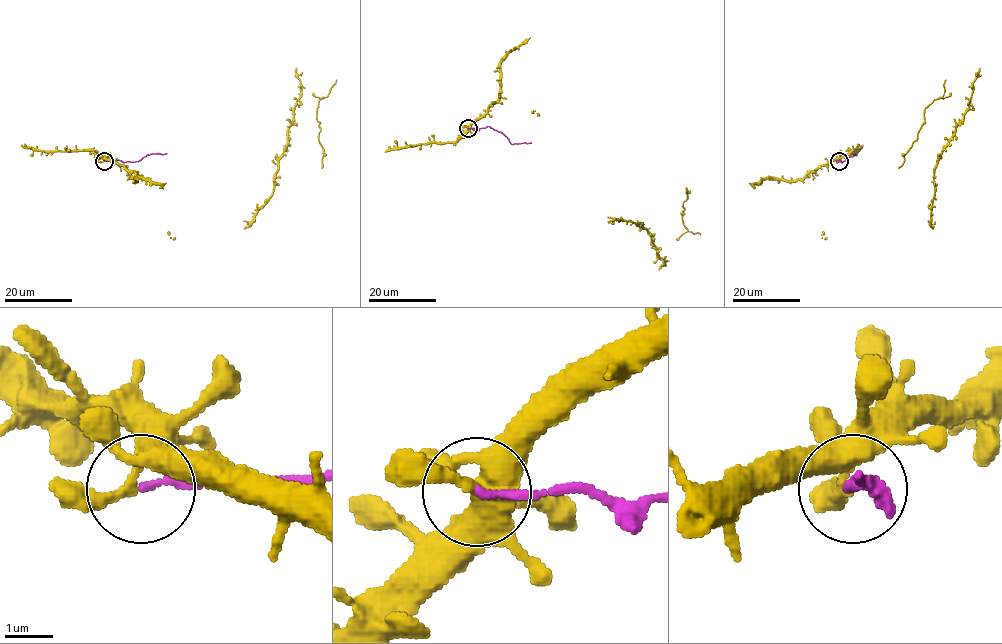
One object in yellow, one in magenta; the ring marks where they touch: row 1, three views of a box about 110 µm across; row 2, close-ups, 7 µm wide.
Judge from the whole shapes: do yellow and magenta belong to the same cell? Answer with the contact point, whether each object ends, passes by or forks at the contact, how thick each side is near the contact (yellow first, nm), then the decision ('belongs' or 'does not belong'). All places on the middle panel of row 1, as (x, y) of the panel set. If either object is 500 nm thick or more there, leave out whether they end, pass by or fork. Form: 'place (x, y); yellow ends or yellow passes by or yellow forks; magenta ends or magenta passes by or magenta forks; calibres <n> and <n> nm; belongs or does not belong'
place (468, 128); yellow passes by; magenta ends; calibres 240 and 150 nm; does not belong

